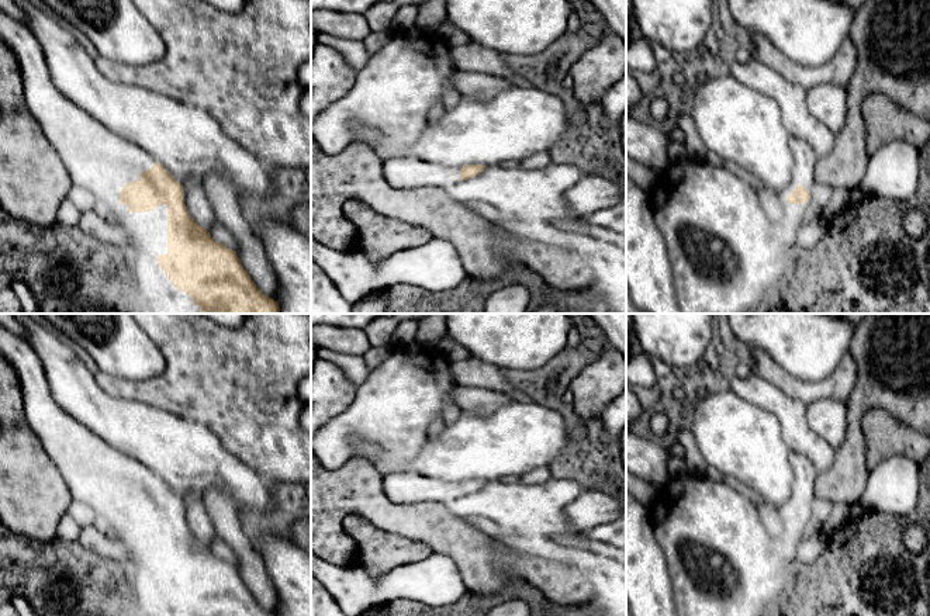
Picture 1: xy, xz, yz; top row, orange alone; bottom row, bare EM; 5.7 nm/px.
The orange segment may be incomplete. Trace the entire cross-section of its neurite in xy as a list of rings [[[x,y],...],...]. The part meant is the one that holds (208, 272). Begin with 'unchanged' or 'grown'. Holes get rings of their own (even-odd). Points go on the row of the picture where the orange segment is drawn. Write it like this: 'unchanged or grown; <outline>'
grown; [[[0,10],[0,42],[15,55],[28,110],[58,152],[73,184],[122,212],[146,212],[167,205],[167,253],[156,262],[172,284],[200,307],[201,314],[281,314],[277,301],[265,295],[243,269],[235,250],[214,240],[184,205],[183,186],[135,143],[121,138],[69,101],[53,84],[37,37]]]

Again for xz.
grown; [[[401,156],[383,160],[383,176],[390,186],[402,190],[419,187],[440,187],[445,190],[447,186],[480,174],[484,167],[483,165],[449,167],[416,158]]]

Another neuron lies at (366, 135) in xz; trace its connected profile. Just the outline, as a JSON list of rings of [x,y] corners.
[[[363,127],[359,129],[359,132],[356,135],[356,143],[363,143],[373,149],[373,146],[380,141],[380,138],[381,138],[381,135],[378,131],[371,129],[369,127]]]

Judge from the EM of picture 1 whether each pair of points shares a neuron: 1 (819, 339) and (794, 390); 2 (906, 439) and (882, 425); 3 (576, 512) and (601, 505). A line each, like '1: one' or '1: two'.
1: two
2: one
3: one

